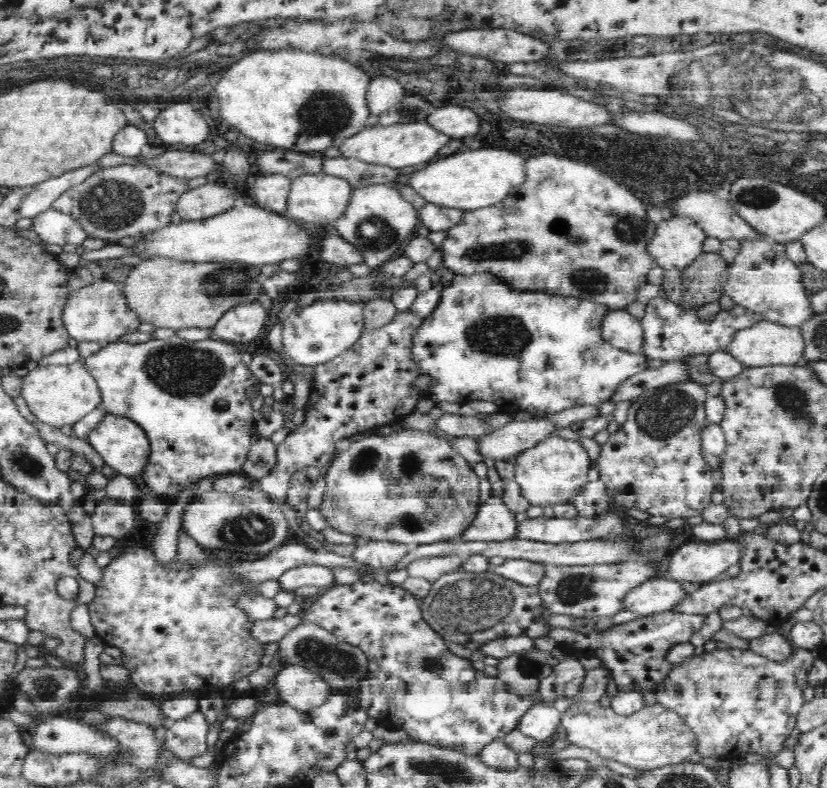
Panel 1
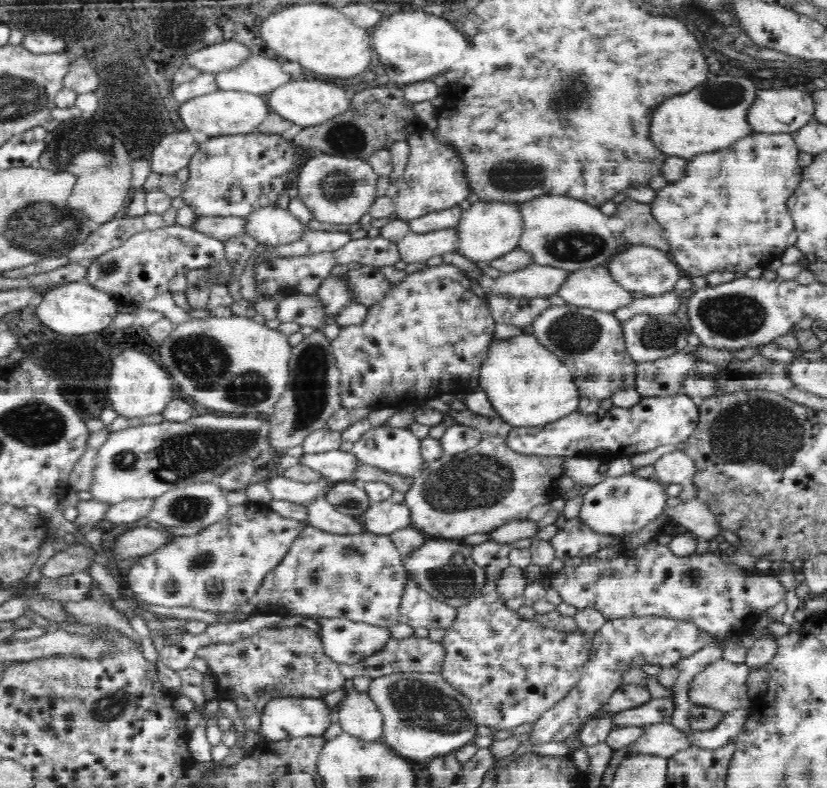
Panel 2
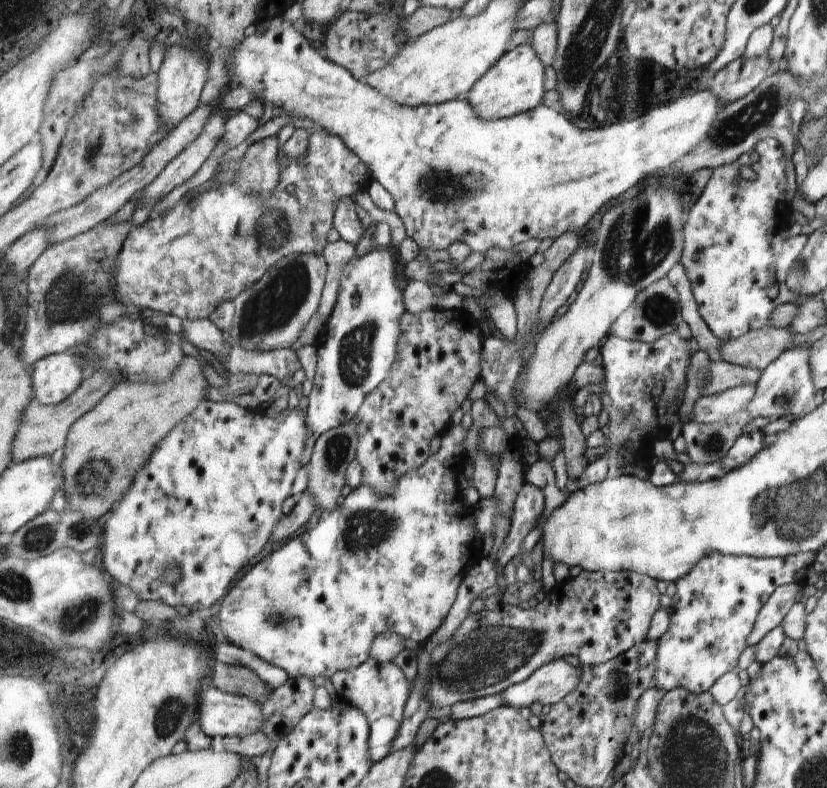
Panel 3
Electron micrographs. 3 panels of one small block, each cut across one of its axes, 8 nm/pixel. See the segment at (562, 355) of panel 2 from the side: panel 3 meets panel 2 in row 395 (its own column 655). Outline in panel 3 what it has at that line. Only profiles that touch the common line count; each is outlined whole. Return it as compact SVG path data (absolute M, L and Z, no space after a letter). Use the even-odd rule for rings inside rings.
M582 570L576 578L569 577L561 584L556 583L534 609L526 611L518 606L501 604L495 610L484 609L470 614L454 637L434 652L437 659L436 662L433 660L427 687L431 706L452 707L463 701L500 695L513 685L527 681L532 672L557 659L564 659L564 656L577 656L586 668L609 662L638 643L647 641L652 618L662 607L661 596L658 581L647 575Z

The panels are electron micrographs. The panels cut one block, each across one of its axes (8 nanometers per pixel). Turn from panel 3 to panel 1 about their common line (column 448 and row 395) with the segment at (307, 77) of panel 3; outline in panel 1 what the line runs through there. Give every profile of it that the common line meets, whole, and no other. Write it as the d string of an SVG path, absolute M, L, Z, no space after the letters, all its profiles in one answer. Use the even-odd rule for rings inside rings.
M173 335L170 338L150 339L146 342L127 343L124 341L114 341L102 345L96 353L85 358L85 367L90 375L96 380L100 390L101 404L104 410L111 415L122 416L122 418L134 421L148 436L150 441L149 462L146 463L145 470L142 471L144 486L151 489L153 496L166 494L170 490L184 490L186 484L200 480L202 476L216 476L216 474L226 474L226 472L243 473L243 464L246 462L248 452L250 452L250 422L252 422L251 399L248 398L248 390L257 385L256 379L251 375L251 370L242 361L242 351L238 345L228 343L228 341L218 339L204 339L203 341L190 341Z

